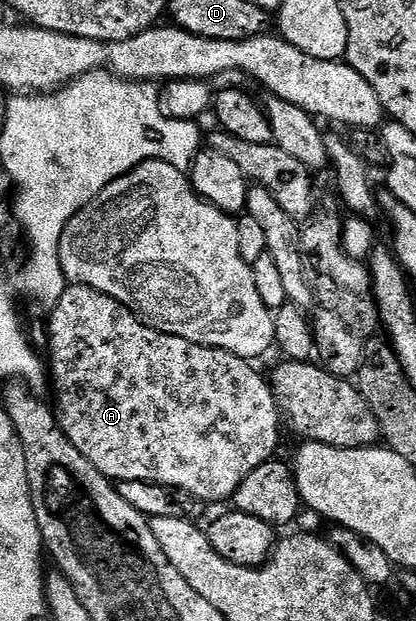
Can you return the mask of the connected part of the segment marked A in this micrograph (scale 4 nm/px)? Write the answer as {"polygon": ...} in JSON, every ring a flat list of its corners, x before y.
{"polygon":[[69,284,57,303,52,305,50,312,53,312,49,316,49,352,53,355,51,388,57,391,56,418,61,423,63,434,71,438,71,446,75,446,75,450,79,450,79,454,83,454,83,458,87,458,87,462,91,462,91,466,95,466,95,470,102,472,108,480,164,484,166,488,187,490,203,502,228,501,237,493,243,478,247,478,251,470,263,466,263,462,272,460,278,455,277,443,281,440,281,428,283,429,281,409,277,406,272,383,266,377,264,380,253,369,254,365,250,361,218,348,208,348,202,344,187,342,187,338,155,330,136,312,132,312,115,298,82,284]]}

